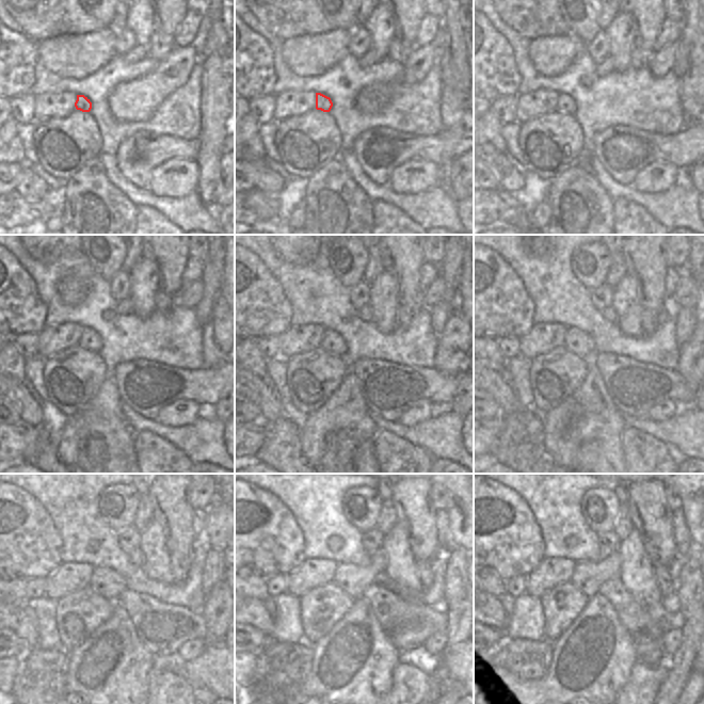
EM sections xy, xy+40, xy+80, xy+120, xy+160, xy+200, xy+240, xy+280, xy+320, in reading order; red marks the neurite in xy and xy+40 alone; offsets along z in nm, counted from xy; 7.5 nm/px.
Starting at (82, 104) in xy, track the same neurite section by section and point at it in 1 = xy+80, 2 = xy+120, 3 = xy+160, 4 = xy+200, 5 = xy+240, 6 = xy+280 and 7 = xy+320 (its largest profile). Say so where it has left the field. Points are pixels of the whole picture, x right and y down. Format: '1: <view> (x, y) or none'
1: xy+80 (565, 105)
2: xy+120 (90, 340)
3: xy+160 (332, 341)
4: xy+200 (577, 341)
5: xy+240 (107, 582)
6: xy+280 (353, 579)
7: xy+320 (589, 577)

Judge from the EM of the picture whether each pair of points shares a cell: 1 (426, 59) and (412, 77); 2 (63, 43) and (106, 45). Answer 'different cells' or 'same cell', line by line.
1: same cell
2: same cell

